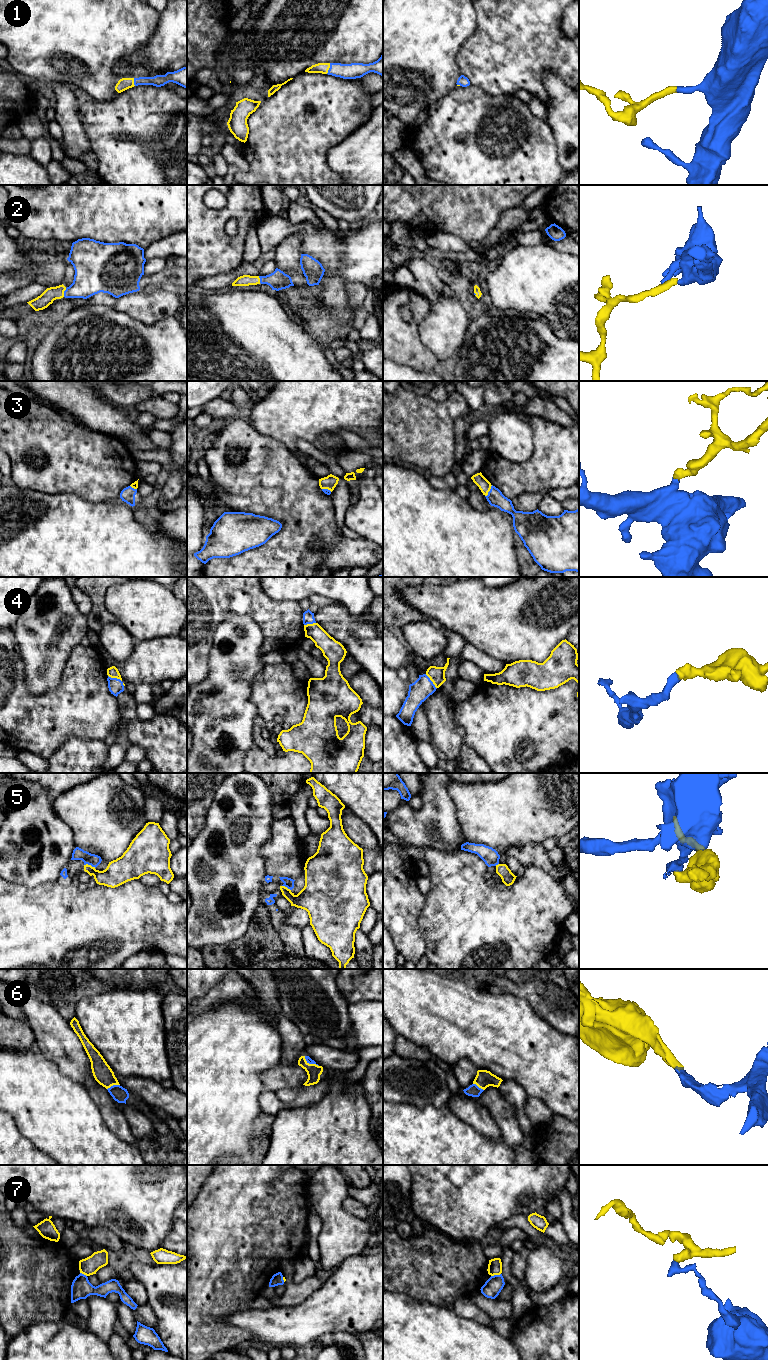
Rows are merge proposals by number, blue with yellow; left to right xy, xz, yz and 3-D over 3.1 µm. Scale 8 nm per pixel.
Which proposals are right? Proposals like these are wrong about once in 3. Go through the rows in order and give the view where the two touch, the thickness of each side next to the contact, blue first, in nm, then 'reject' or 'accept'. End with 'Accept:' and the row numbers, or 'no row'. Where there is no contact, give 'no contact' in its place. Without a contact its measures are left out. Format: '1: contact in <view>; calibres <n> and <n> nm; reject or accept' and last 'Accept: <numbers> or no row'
1: contact in xz; calibres 130 and 90 nm; accept
2: contact in xy; calibres 280 and 110 nm; accept
3: contact in yz; calibres 130 and 100 nm; accept
4: contact in yz; calibres 170 and 130 nm; accept
5: contact in xy; calibres 100 and 200 nm; reject
6: contact in xy; calibres 120 and 160 nm; accept
7: contact in yz; calibres 140 and 110 nm; reject
Accept: 1, 2, 3, 4, 6

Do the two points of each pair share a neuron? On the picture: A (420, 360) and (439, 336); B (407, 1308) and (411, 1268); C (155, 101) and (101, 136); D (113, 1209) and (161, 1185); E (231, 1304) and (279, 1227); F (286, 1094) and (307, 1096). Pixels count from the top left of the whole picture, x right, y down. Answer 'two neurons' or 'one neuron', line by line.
A: two neurons
B: two neurons
C: one neuron
D: one neuron
E: one neuron
F: one neuron

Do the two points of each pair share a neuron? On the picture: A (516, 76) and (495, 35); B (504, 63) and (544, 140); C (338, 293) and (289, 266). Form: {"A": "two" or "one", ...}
{"A": "one", "B": "two", "C": "two"}

